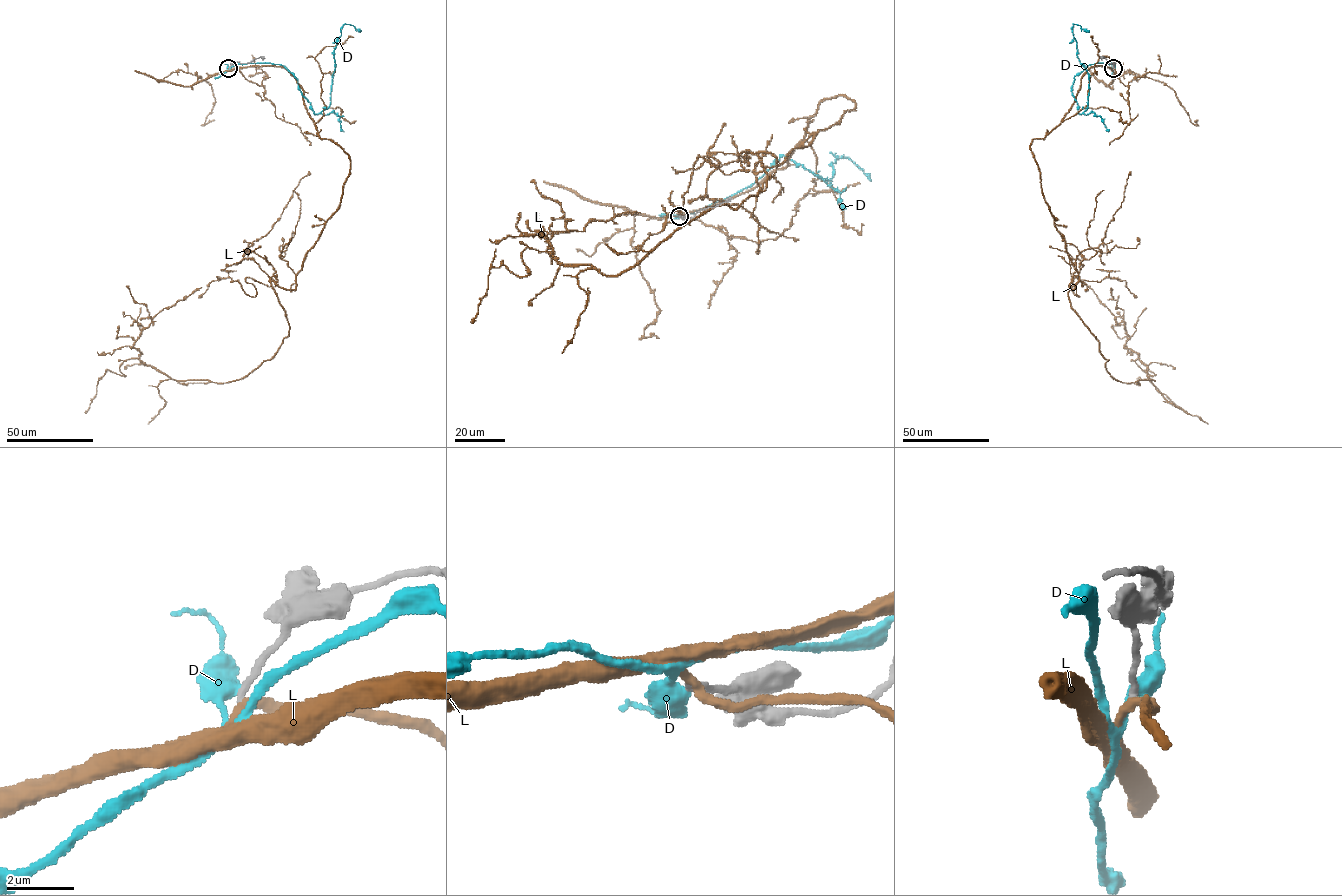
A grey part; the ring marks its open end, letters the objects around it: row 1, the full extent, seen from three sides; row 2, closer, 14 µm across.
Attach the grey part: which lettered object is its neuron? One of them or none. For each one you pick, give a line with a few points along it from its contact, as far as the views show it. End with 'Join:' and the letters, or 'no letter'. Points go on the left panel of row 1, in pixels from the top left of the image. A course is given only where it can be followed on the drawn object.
Join: no letter

